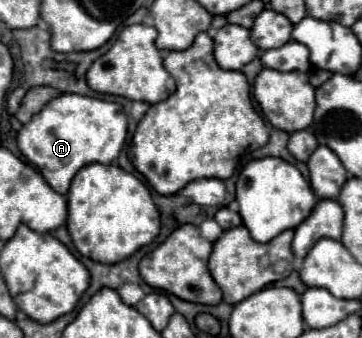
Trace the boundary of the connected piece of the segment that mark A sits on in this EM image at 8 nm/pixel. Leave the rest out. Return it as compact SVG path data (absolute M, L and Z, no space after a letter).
M60 93L22 125L16 143L20 153L36 165L46 183L56 193L66 195L70 181L80 167L88 163L114 163L124 147L126 135L128 123L122 105L76 93Z

